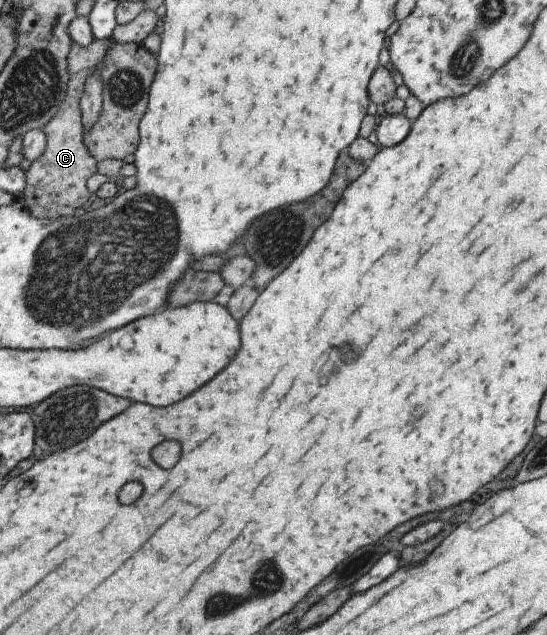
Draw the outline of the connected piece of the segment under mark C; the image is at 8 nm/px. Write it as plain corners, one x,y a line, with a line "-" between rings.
112,39
97,40
82,47
76,43
71,44
66,58
67,82
66,91
58,111
42,128
46,143
43,152
34,160
26,170
24,189
20,203
33,217
38,219
56,219
71,217
73,210
87,202
89,192
85,187
87,178
97,172
98,163
87,152
82,141
83,128
80,121
80,96
84,89
86,76
91,75
94,69
102,62
106,51
111,47

